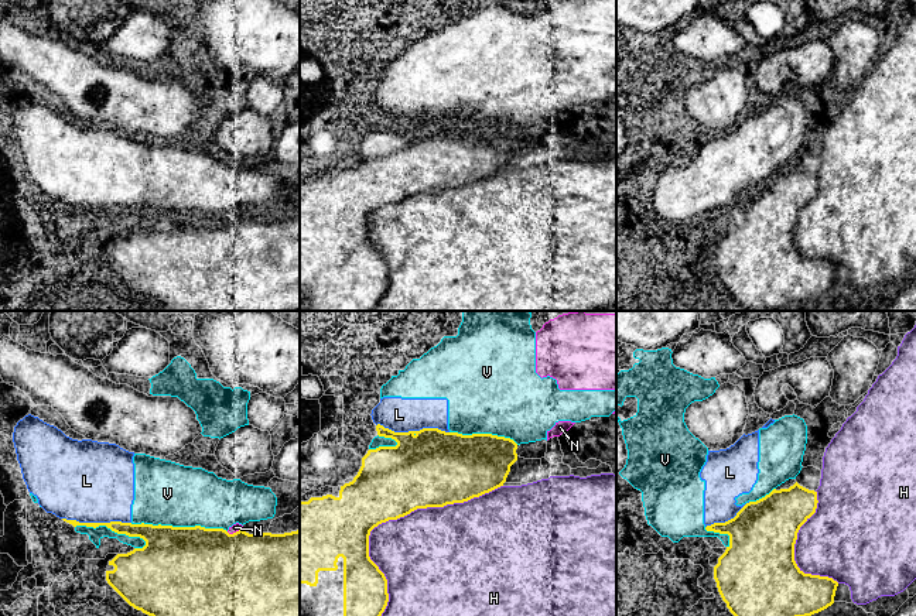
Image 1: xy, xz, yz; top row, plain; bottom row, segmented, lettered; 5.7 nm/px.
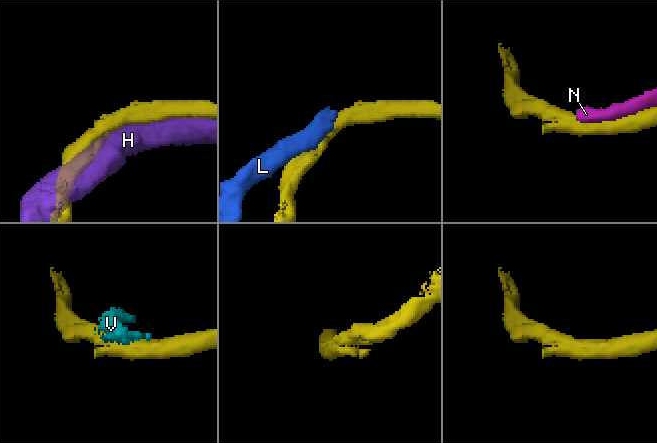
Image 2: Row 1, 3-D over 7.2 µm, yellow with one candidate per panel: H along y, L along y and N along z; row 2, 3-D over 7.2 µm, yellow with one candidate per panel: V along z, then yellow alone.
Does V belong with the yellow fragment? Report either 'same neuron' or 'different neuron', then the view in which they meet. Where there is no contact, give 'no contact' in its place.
different neuron; contact in xy

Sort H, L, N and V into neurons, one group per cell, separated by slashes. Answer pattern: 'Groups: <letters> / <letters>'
Groups: H L N V

